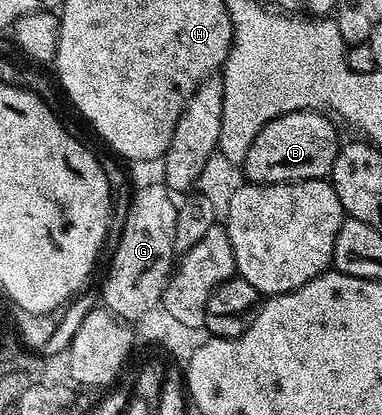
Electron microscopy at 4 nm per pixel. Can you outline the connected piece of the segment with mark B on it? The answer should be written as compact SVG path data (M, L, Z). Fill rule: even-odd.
M297 109L272 119L262 128L260 135L252 139L248 155L240 162L245 180L255 185L279 185L329 178L340 148L338 129L333 123L325 112L312 109Z

